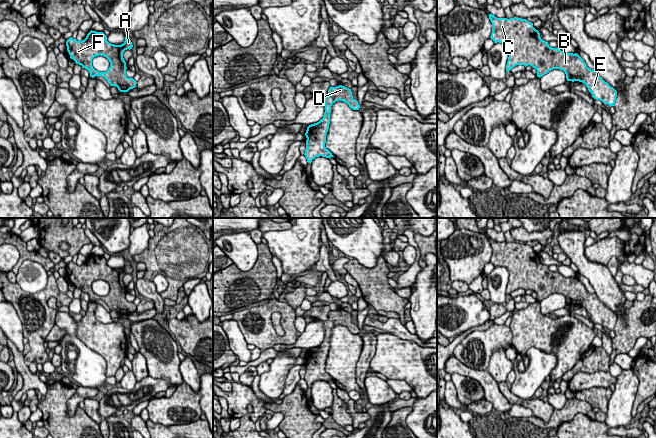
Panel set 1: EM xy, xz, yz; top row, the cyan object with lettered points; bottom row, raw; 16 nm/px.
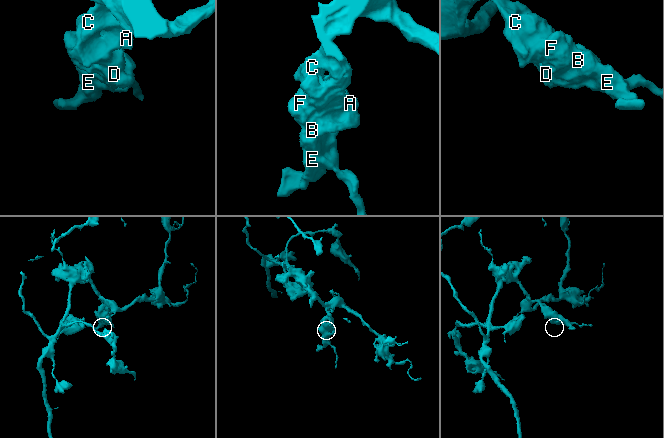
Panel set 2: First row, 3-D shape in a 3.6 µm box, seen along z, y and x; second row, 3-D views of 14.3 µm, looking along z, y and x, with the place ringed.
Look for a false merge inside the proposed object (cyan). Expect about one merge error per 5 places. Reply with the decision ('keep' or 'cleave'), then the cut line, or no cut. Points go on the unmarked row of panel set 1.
keep; no cut

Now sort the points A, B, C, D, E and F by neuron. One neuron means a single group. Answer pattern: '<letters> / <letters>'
A B C D E F

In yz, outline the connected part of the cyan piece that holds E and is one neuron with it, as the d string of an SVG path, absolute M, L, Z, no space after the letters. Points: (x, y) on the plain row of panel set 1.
M488 240L492 247L490 262L494 267L505 267L509 271L507 296L516 289L530 289L537 294L537 301L540 302L553 293L560 293L565 296L567 305L584 307L594 323L614 330L617 315L595 293L589 293L577 277L564 277L550 271L541 263L533 247L526 243Z

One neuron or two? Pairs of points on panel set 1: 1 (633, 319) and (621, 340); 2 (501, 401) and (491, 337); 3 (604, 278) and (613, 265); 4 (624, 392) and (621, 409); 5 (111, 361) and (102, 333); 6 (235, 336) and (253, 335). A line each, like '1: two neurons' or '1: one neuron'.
1: one neuron
2: two neurons
3: two neurons
4: one neuron
5: one neuron
6: two neurons

